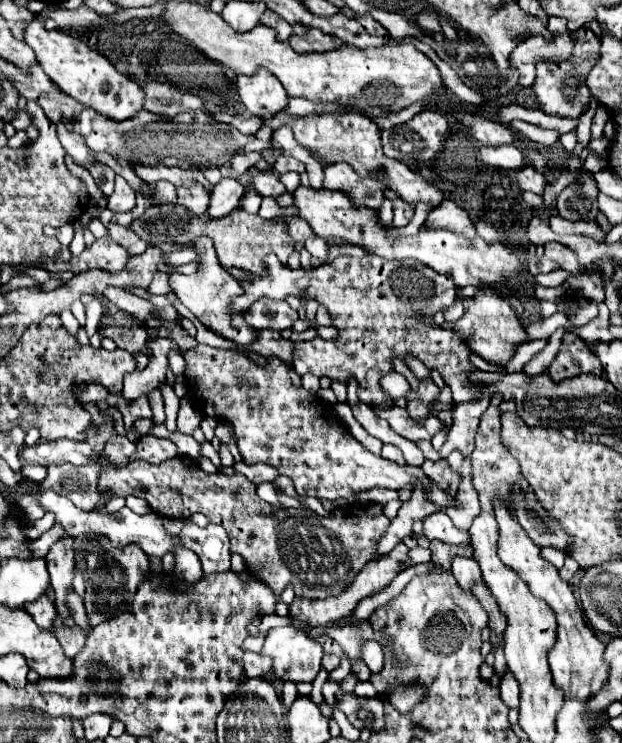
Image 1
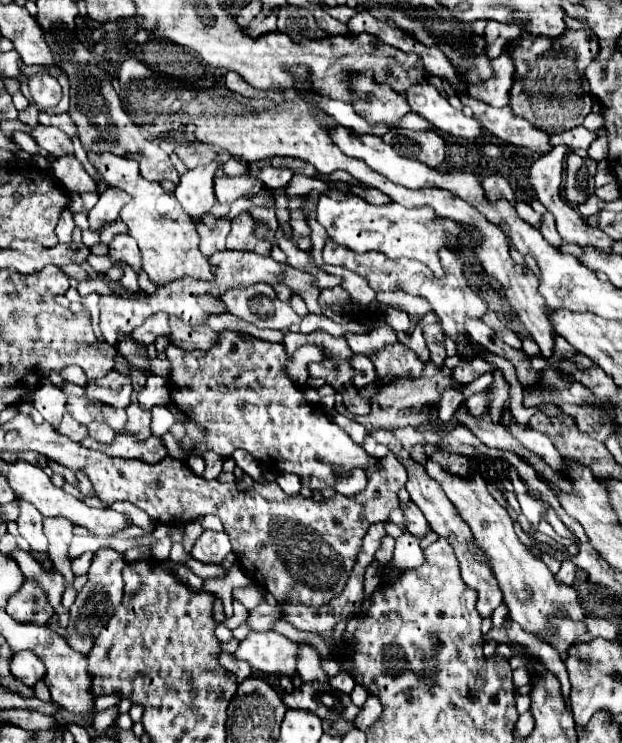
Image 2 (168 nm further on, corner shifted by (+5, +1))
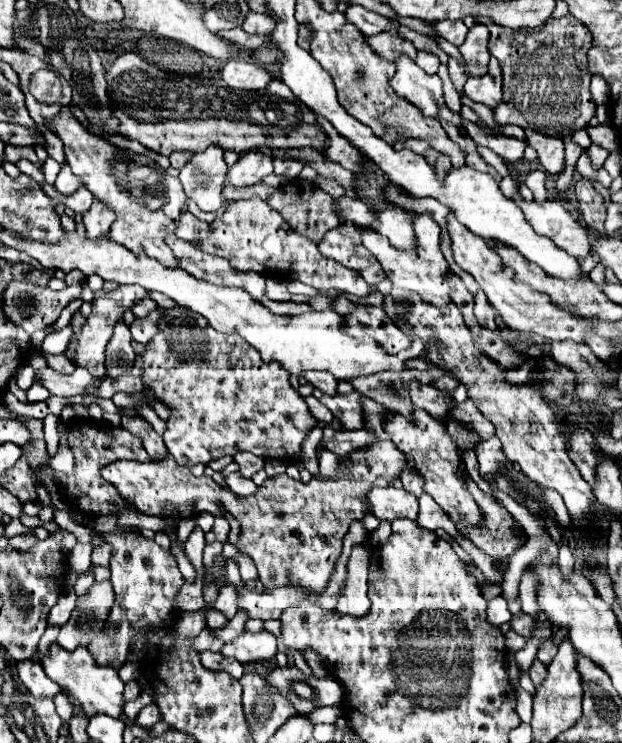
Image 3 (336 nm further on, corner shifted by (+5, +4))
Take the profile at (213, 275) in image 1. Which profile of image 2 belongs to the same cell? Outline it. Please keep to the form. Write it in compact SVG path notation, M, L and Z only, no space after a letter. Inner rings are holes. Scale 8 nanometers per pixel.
M88 152L88 158L104 176L108 186L122 188L124 192L130 194L132 200L122 208L120 218L128 226L128 234L138 242L144 272L150 276L150 280L156 286L166 286L186 276L210 284L216 280L216 276L212 274L210 260L198 250L200 236L196 230L196 222L182 210L180 202L174 198L172 192L162 190L162 186L156 182L144 180L138 172L138 162L130 158L114 156L110 152L104 154Z

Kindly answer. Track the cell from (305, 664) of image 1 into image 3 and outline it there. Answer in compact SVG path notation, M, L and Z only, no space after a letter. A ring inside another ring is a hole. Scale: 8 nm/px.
M263 630L257 633L246 631L235 640L225 643L221 654L226 658L233 658L238 663L250 663L250 661L262 661L276 655L276 637L272 633Z

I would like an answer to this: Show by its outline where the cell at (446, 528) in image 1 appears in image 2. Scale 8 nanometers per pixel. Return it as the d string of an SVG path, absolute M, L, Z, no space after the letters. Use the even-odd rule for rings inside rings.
M410 502L410 508L408 508L406 516L404 516L404 524L406 524L406 530L408 530L410 534L418 536L418 538L424 538L424 536L428 536L428 534L432 532L432 528L430 528L430 524L426 522L424 514L420 512L420 508L418 508L416 504L412 504L412 502Z

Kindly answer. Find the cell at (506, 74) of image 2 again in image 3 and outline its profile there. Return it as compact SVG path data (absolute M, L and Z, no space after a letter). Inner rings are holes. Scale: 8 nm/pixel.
M492 57L488 73L484 77L470 77L466 81L466 95L486 107L496 107L502 99L502 71L498 61Z

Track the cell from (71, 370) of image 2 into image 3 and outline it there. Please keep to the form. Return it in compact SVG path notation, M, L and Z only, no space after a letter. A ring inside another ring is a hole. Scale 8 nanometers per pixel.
M44 355L44 359L48 361L48 365L60 373L72 373L74 367L70 365L70 361L66 359L66 355Z

